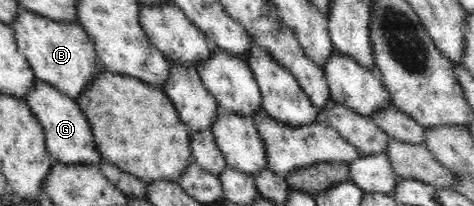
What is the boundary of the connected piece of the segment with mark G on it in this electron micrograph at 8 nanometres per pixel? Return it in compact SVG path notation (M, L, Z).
M35 78L35 88L24 99L45 131L45 146L49 154L63 164L94 164L99 167L103 157L95 145L93 128L75 99L65 96L50 84Z

